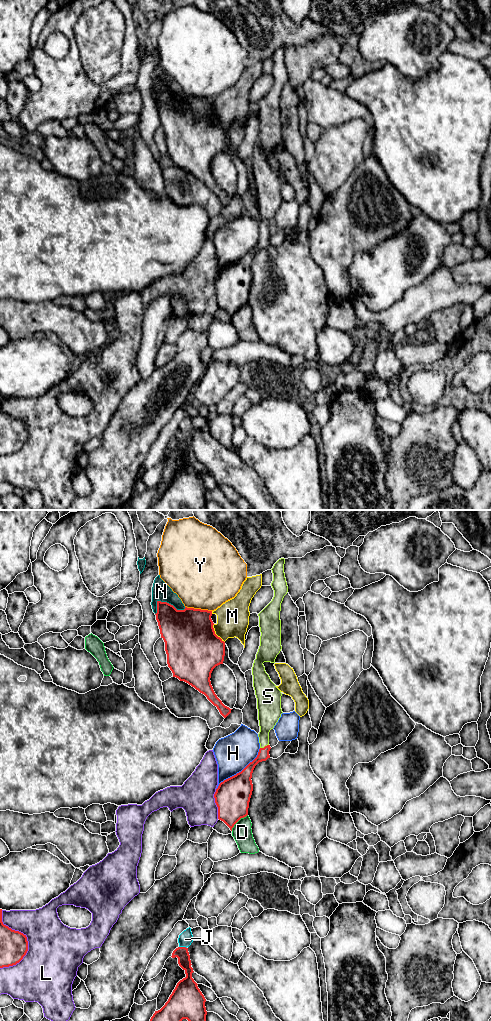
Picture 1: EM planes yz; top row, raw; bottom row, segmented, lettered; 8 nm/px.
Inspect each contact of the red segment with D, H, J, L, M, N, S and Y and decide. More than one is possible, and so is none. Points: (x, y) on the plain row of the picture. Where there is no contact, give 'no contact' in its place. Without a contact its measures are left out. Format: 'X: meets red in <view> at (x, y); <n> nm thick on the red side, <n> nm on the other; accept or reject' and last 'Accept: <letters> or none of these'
D: meets red in yz at (238, 308); 280 nm thick on the red side, 160 nm on the other; reject
H: meets red in yz at (239, 260); 280 nm thick on the red side, 300 nm on the other; reject
J: meets red in yz at (183, 435); 100 nm thick on the red side, 120 nm on the other; reject
L: meets red in yz at (27, 429); 220 nm thick on the red side, 440 nm on the other; reject
M: meets red in yz at (214, 121); 440 nm thick on the red side, 260 nm on the other; reject
N: meets red in yz at (165, 90); 320 nm thick on the red side, 150 nm on the other; reject
S: meets red in yz at (265, 234); 90 nm thick on the red side, 180 nm on the other; accept
Y: meets red in yz at (198, 97); 420 nm thick on the red side, 480 nm on the other; reject
Accept: S

